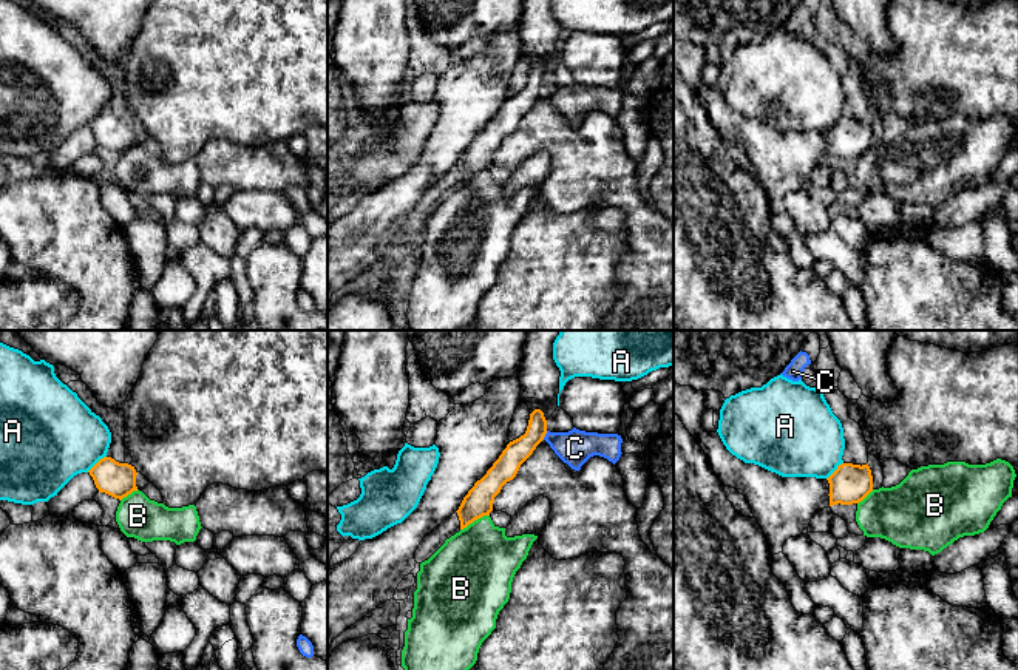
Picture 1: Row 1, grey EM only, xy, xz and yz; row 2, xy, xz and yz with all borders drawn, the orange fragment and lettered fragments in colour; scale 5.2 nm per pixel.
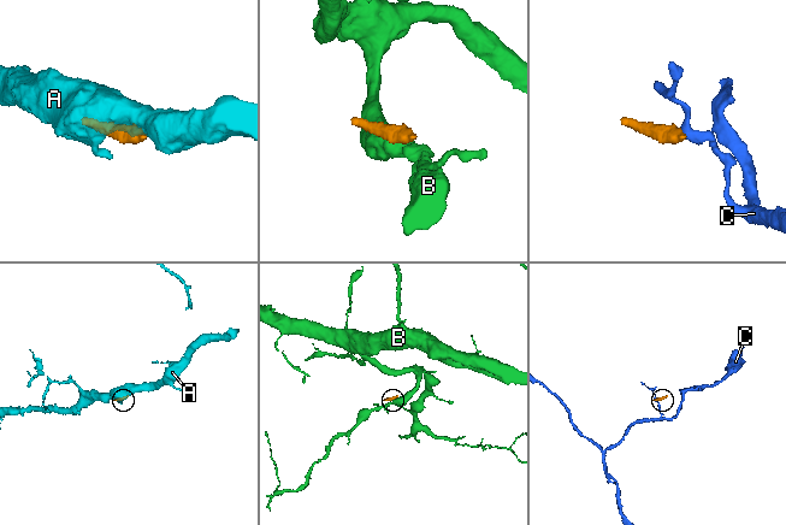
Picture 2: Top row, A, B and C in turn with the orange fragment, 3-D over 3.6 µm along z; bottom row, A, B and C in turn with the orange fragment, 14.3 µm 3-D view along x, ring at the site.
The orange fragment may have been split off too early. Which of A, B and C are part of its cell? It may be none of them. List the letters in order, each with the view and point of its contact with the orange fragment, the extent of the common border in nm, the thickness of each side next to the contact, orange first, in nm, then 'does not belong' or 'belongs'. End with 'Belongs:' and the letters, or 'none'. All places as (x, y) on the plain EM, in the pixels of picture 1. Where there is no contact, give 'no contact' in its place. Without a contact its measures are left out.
A: meets orange in xy at (98, 116); contact 130 nm long; 180 nm thick on the orange side, 440 nm on the other; does not belong
B: meets orange in xz at (475, 173); contact 170 nm long; 150 nm thick on the orange side, 400 nm on the other; does not belong
C: meets orange in xz at (544, 90); contact 50 nm long; 120 nm thick on the orange side, 180 nm on the other; does not belong
Belongs: none

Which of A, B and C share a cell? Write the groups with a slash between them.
A / B / C

